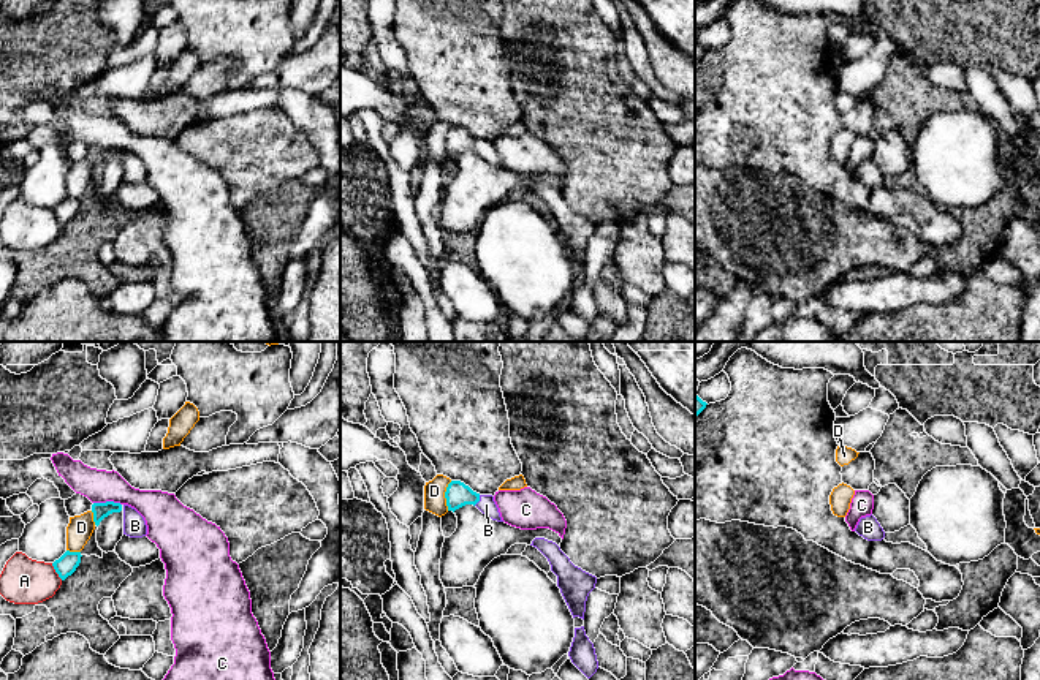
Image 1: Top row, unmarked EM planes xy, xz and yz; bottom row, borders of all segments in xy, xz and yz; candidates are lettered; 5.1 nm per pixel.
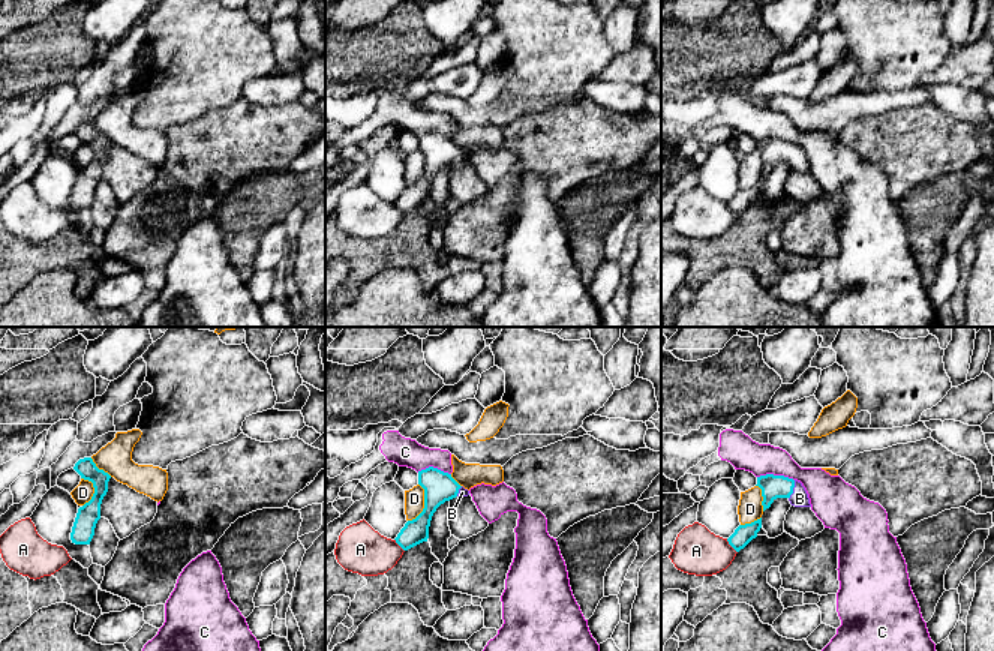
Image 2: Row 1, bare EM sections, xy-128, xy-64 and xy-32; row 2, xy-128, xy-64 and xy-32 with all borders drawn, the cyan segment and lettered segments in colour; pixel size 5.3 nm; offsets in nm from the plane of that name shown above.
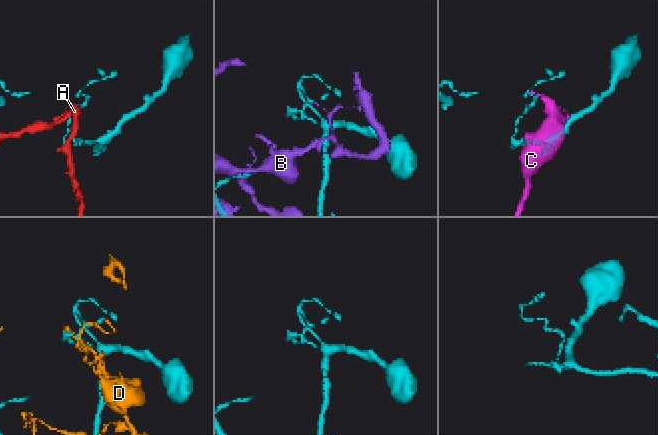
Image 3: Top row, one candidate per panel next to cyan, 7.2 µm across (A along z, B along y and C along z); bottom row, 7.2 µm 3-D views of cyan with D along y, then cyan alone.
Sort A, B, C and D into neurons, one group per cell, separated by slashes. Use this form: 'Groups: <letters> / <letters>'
Groups: A / B / C / D

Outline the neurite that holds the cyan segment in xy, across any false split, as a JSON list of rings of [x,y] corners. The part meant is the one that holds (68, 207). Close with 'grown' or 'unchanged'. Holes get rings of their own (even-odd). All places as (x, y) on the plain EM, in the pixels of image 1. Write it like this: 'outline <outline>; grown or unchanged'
outline [[[66,196],[59,206],[52,209],[55,218],[62,226],[71,221],[81,209],[81,198]]]; unchanged

